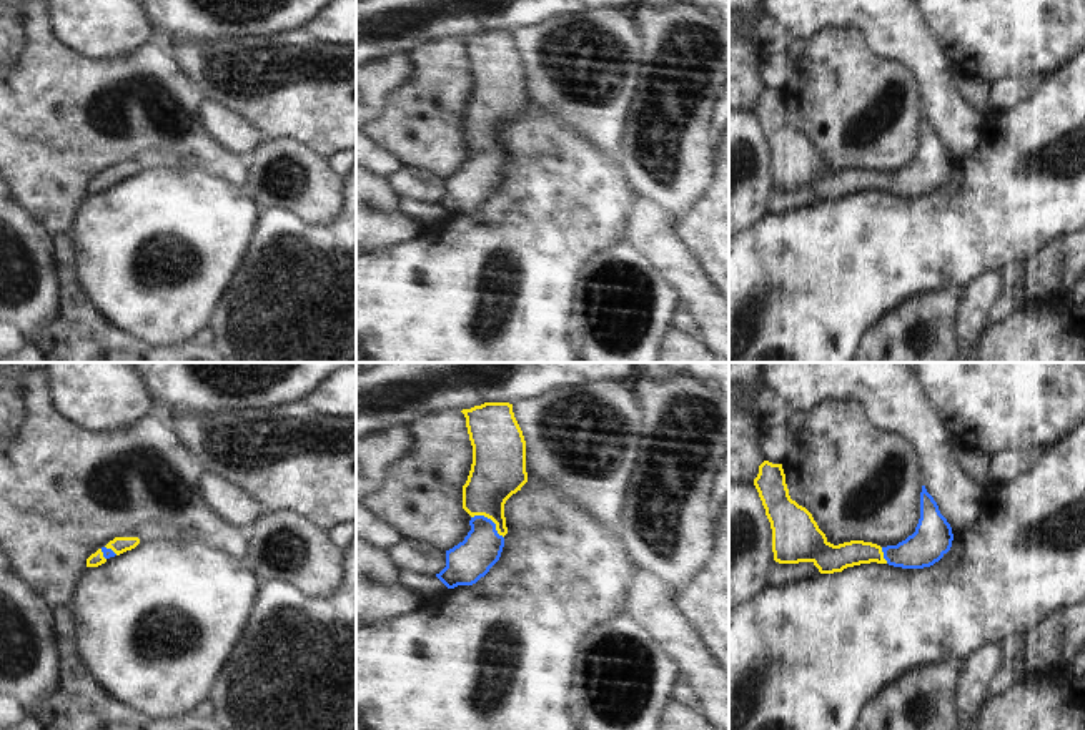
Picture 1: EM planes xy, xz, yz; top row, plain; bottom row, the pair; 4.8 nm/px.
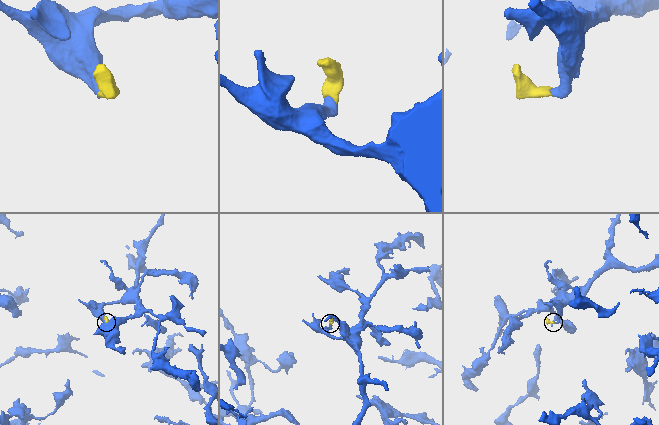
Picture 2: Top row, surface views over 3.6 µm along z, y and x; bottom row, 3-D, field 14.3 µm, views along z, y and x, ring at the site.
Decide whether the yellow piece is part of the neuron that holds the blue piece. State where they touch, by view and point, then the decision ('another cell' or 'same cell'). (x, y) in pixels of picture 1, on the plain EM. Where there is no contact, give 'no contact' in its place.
meets blue in xz at (490, 147); same cell

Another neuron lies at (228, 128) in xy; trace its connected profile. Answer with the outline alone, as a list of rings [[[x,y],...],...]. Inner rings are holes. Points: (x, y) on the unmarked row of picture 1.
[[[203,100],[200,115],[213,140],[240,158],[246,158],[266,140],[260,128],[218,101]]]

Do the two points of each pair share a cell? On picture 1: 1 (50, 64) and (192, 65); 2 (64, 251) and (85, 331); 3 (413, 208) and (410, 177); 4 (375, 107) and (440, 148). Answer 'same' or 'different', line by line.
1: different
2: same
3: different
4: different

